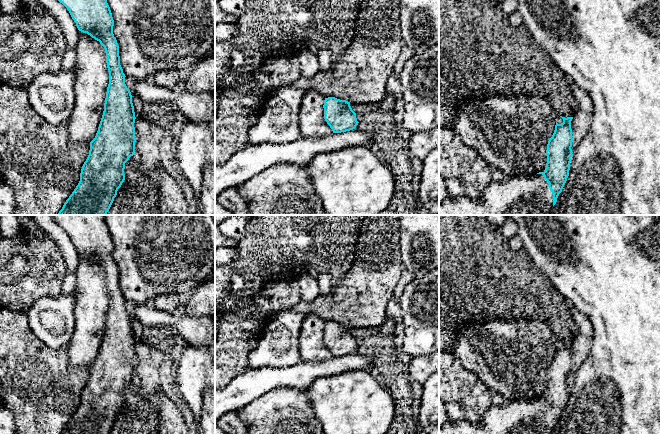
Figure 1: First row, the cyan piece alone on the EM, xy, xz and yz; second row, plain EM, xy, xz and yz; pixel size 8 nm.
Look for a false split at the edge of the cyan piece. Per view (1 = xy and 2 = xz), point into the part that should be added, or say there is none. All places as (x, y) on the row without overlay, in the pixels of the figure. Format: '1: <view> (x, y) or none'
1: none
2: none

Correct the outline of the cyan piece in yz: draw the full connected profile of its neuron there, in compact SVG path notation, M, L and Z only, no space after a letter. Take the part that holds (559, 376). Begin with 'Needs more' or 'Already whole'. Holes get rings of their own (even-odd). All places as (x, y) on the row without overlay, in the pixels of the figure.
Needs more. M562 341L563 347L556 346L555 354L547 368L547 387L543 396L531 399L506 400L501 406L492 405L483 414L479 423L465 419L451 421L439 428L439 434L551 434L567 405L572 381L573 341Z

